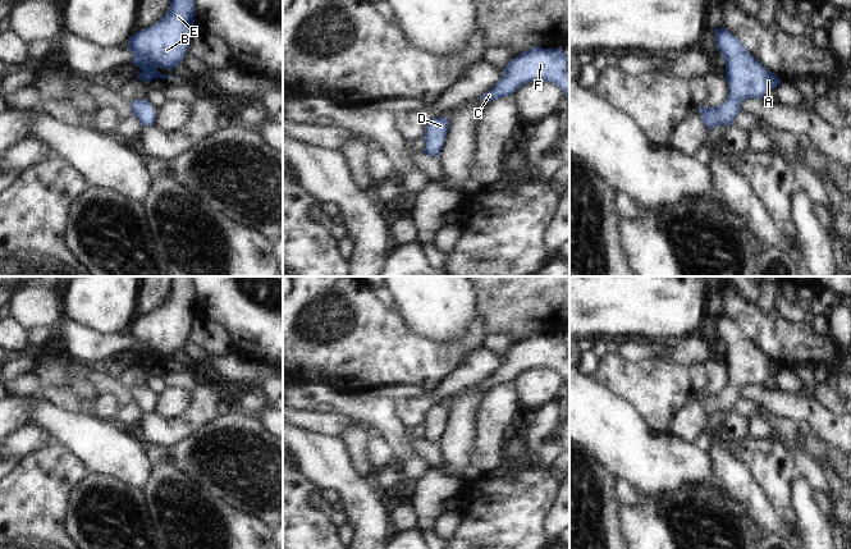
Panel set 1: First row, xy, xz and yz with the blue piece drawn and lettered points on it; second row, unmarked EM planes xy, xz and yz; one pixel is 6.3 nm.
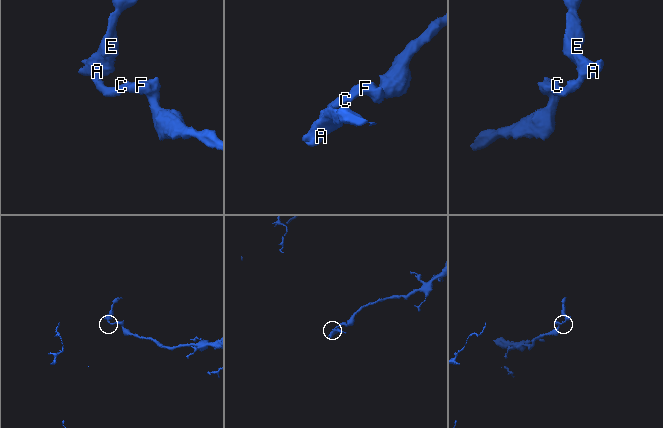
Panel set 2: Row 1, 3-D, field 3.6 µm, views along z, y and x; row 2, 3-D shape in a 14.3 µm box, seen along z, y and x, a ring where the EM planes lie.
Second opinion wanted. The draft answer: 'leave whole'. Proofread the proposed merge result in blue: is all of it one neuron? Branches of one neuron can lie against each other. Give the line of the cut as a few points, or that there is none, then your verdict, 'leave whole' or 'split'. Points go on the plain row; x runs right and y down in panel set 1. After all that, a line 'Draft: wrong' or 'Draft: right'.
no cut; leave whole
Draft: right

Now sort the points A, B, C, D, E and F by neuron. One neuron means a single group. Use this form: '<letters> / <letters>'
A B C D E F

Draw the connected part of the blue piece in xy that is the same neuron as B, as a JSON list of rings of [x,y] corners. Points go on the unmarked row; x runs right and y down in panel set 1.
[[[171,276],[170,293],[163,305],[128,326],[133,349],[141,356],[138,366],[148,370],[154,365],[171,365],[156,356],[173,357],[182,351],[196,315],[195,303],[192,276]]]

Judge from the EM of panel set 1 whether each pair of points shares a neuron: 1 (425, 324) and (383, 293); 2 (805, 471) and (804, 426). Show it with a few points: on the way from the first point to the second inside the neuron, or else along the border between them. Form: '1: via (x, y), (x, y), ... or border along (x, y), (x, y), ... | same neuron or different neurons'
1: border along (387, 289), (393, 302) | different neurons
2: border along (796, 424), (800, 433) | different neurons

